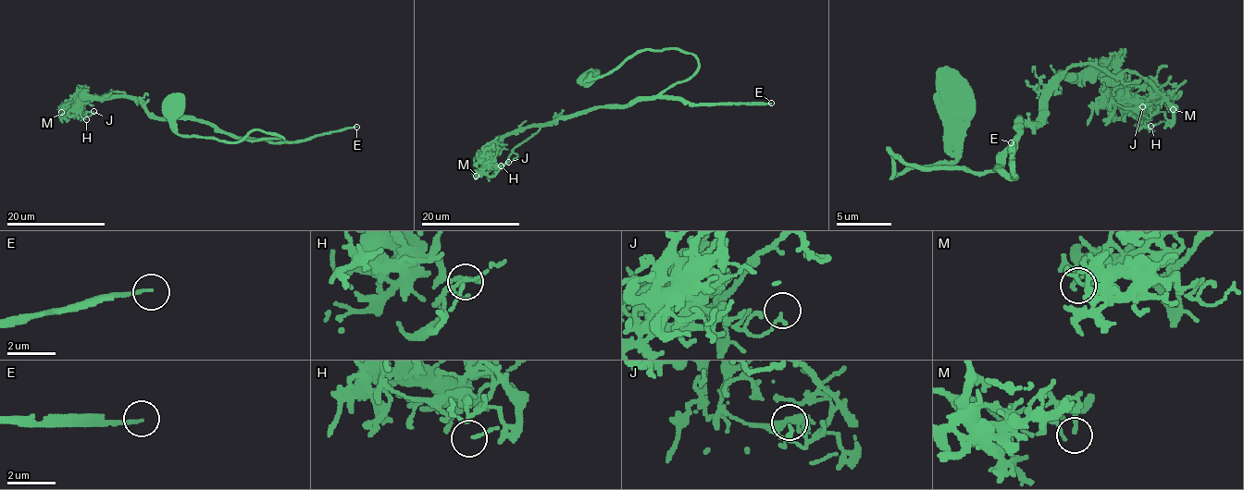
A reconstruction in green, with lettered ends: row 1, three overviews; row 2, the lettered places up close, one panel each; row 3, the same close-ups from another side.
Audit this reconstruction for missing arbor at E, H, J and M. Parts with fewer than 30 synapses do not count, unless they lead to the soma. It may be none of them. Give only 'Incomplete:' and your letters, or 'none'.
Incomplete: E

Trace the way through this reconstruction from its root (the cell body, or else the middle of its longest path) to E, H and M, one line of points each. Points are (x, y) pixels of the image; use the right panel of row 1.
E: (953, 104), (956, 159), (893, 175), (890, 148), (906, 165), (997, 170), (1011, 177), (1011, 142)
H: (953, 104), (956, 159), (893, 175), (890, 148), (991, 170), (1085, 63), (1139, 74), (1164, 98), (1150, 126)
M: (953, 104), (956, 159), (893, 175), (890, 148), (906, 165), (991, 170), (1063, 74), (1173, 98), (1173, 109)

